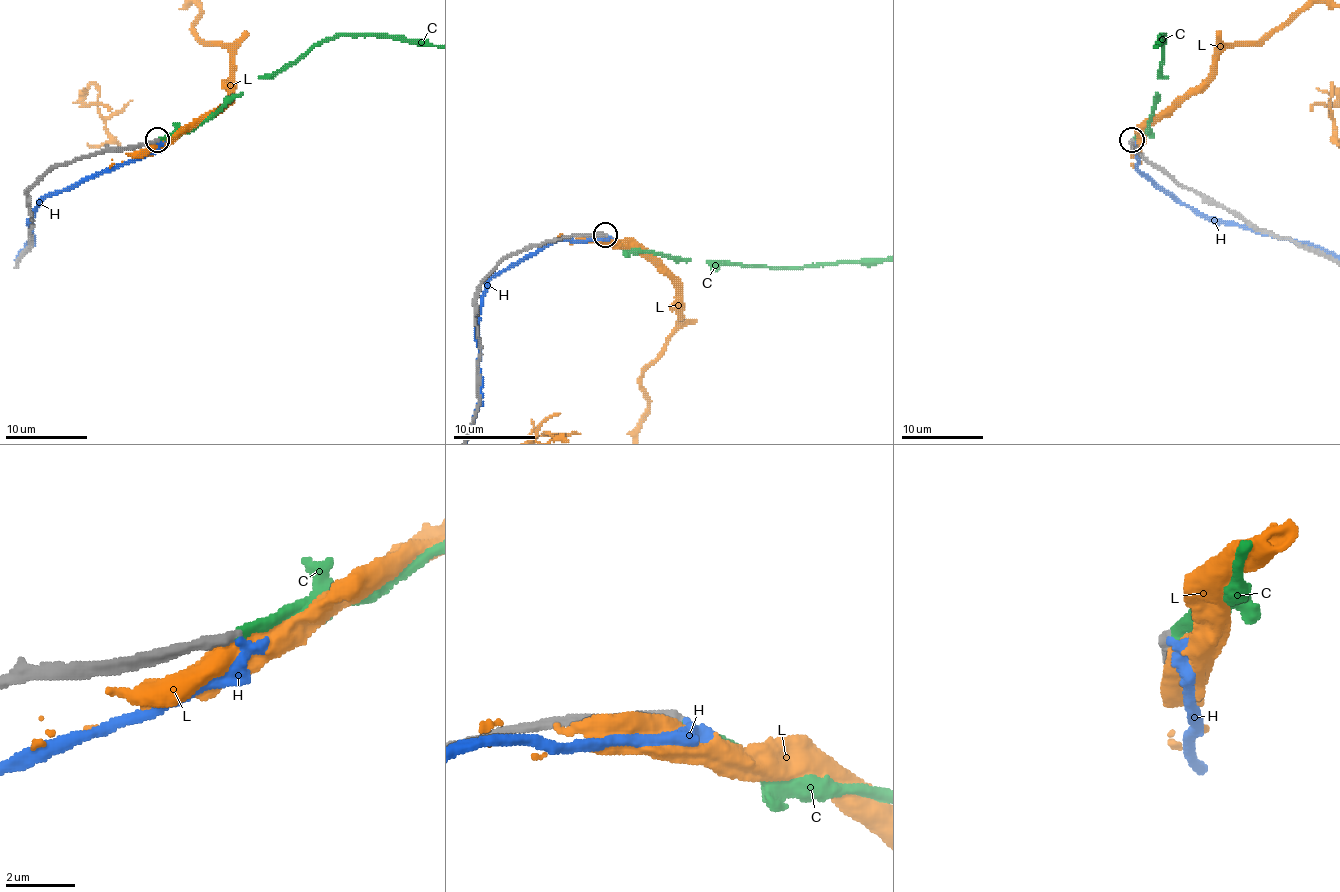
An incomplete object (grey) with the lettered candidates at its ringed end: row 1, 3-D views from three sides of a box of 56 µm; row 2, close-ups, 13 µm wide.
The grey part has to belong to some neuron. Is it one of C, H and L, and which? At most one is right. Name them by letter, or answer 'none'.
C

